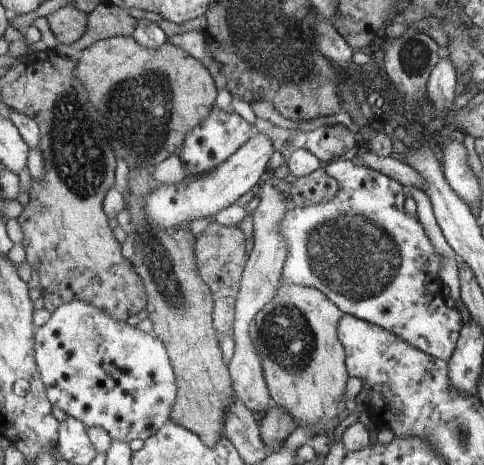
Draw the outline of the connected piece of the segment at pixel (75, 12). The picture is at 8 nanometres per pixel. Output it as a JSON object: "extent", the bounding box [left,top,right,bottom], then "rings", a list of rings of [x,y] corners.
{"extent":[47,3,89,44],"rings":[[[71,3],[47,16],[48,25],[61,43],[73,44],[89,28],[89,15]]]}

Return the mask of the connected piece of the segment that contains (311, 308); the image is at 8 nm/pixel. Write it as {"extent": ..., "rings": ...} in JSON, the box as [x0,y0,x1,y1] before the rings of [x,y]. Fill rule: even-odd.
{"extent":[255,284,350,441],"rings":[[[281,284],[281,288],[277,292],[276,298],[271,300],[263,311],[257,316],[255,326],[259,332],[259,345],[257,346],[258,352],[261,352],[262,362],[265,370],[265,378],[267,378],[267,385],[271,392],[271,397],[275,404],[281,406],[284,409],[287,416],[293,414],[297,420],[298,426],[307,426],[311,431],[308,436],[322,435],[328,437],[331,441],[333,430],[342,421],[345,411],[339,409],[339,401],[345,392],[345,386],[347,386],[347,379],[350,377],[348,367],[346,366],[346,350],[344,344],[340,338],[340,325],[341,320],[345,317],[343,313],[321,290],[317,288],[309,288],[309,286],[299,286],[299,284]]]}

